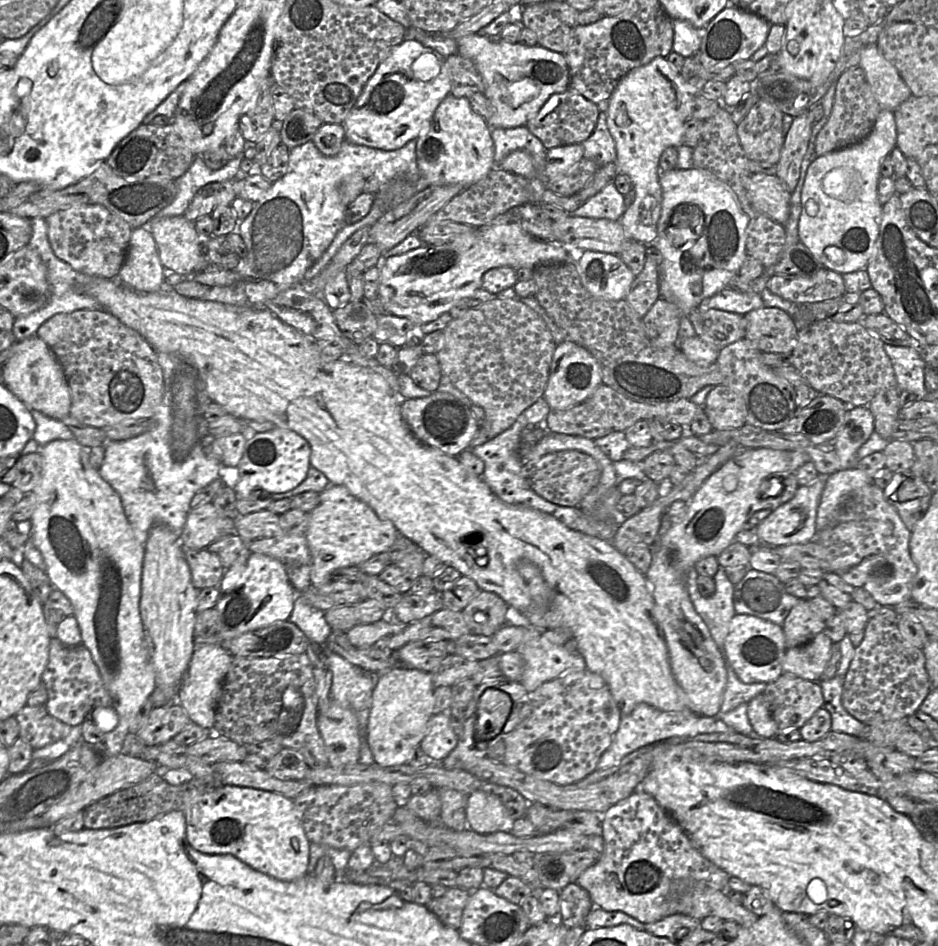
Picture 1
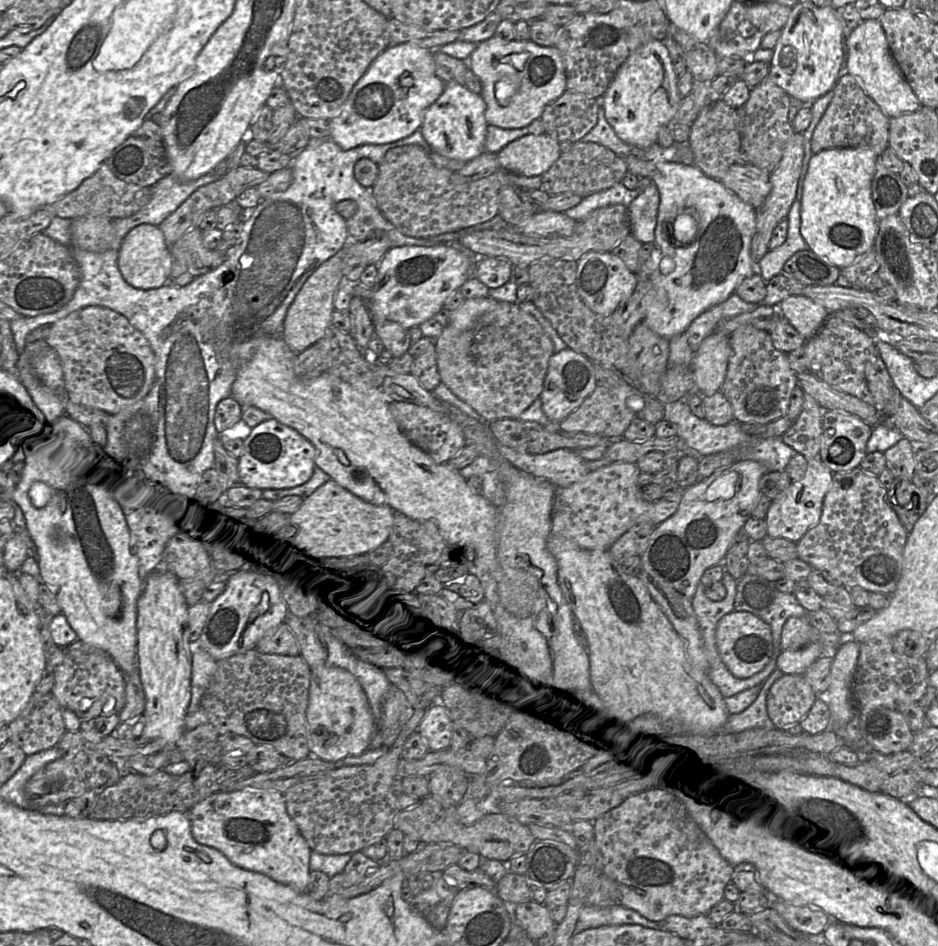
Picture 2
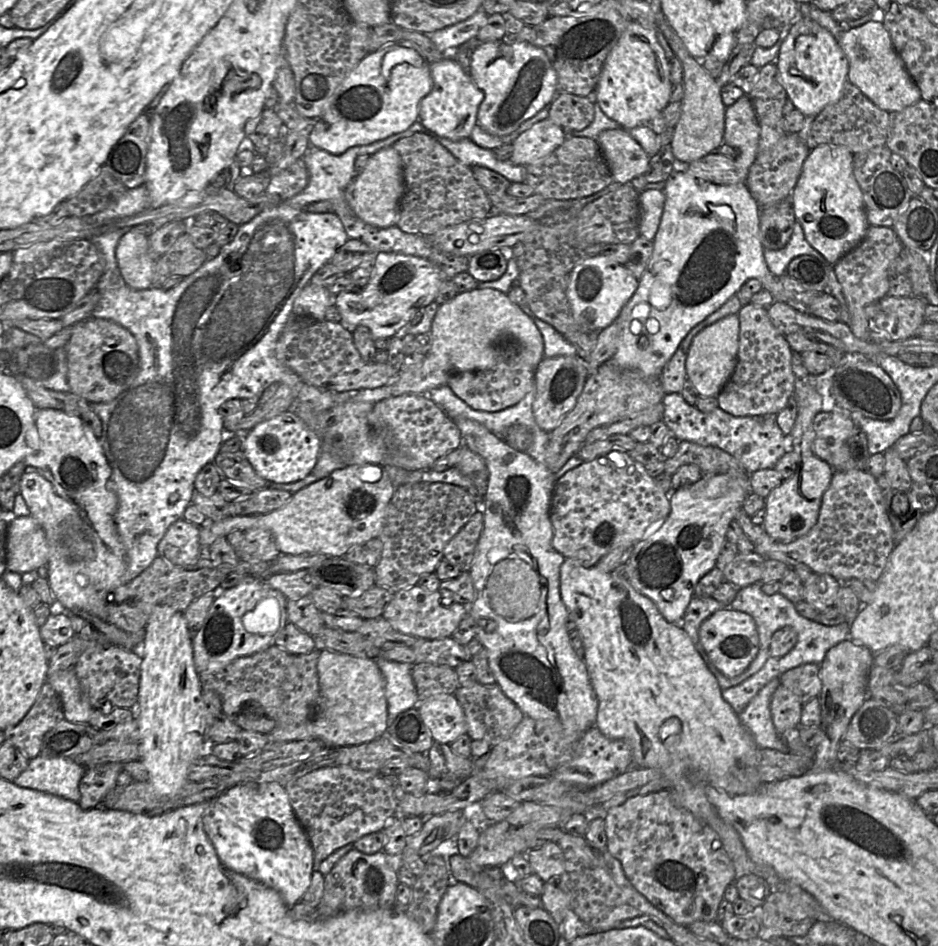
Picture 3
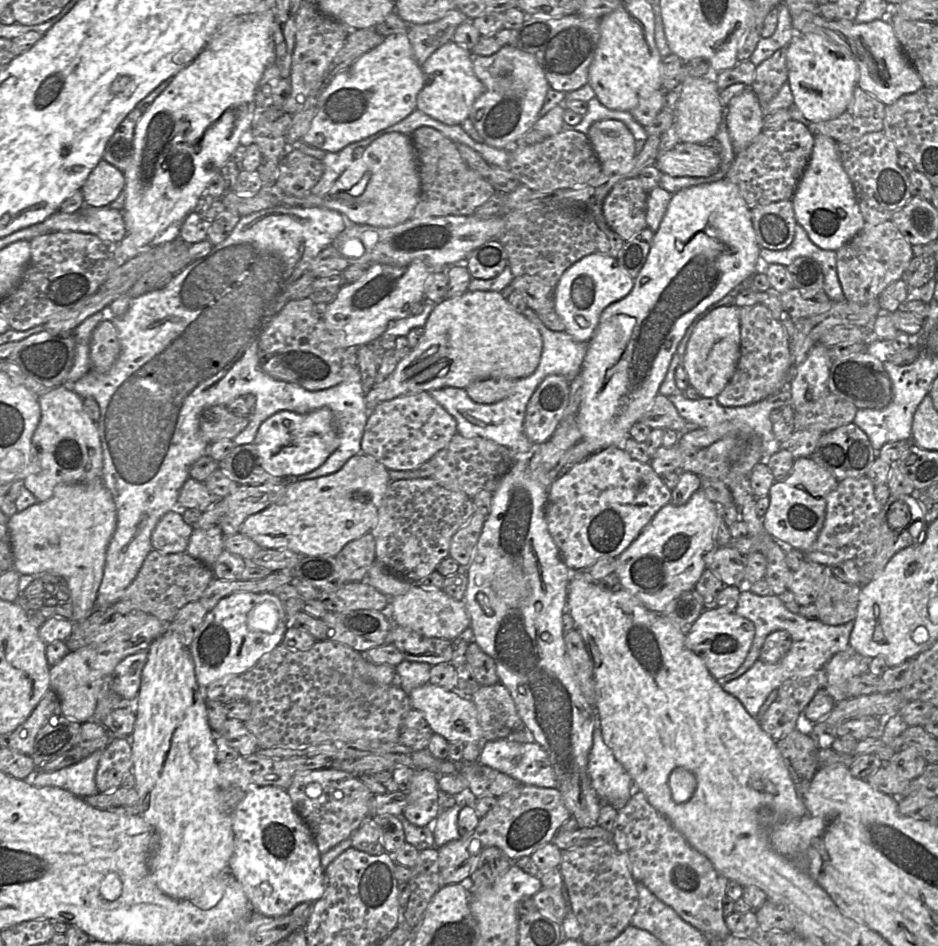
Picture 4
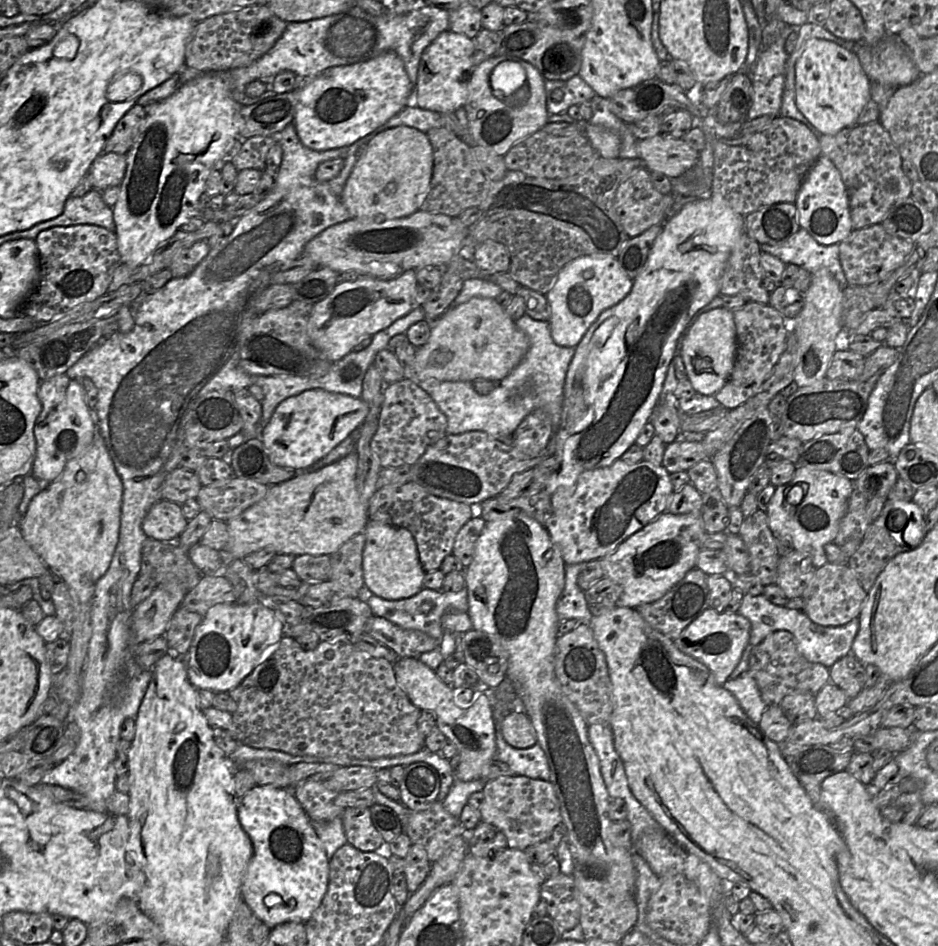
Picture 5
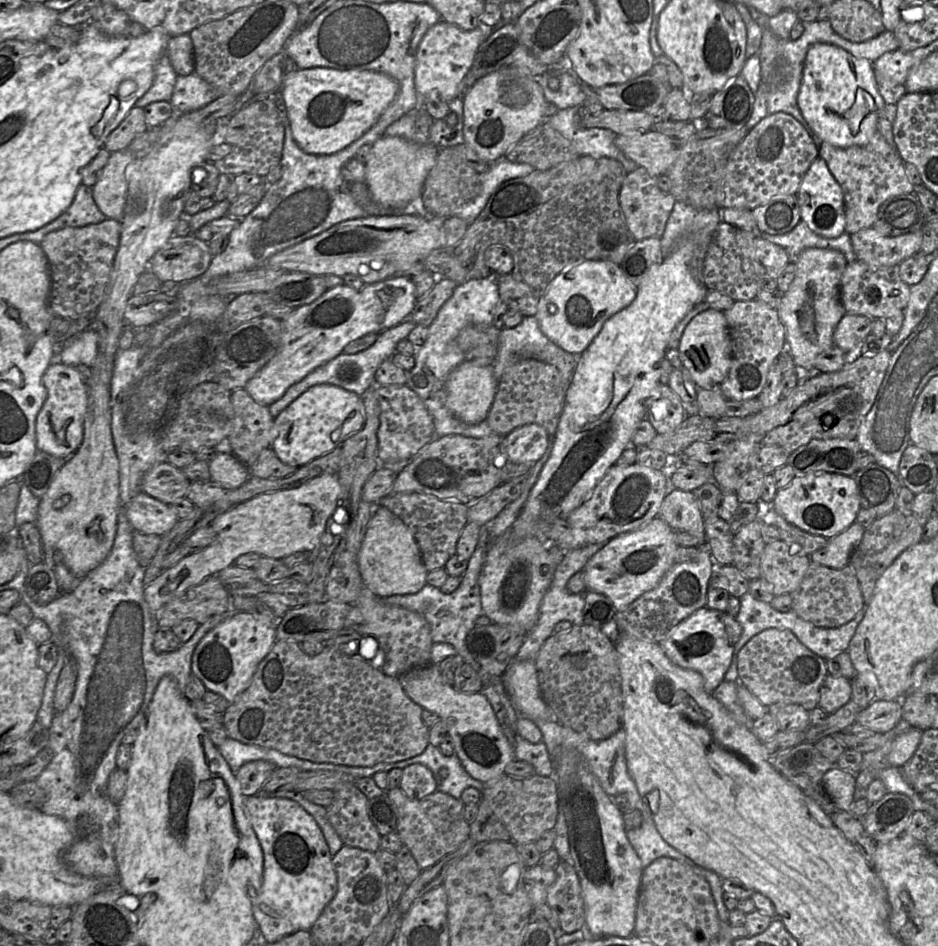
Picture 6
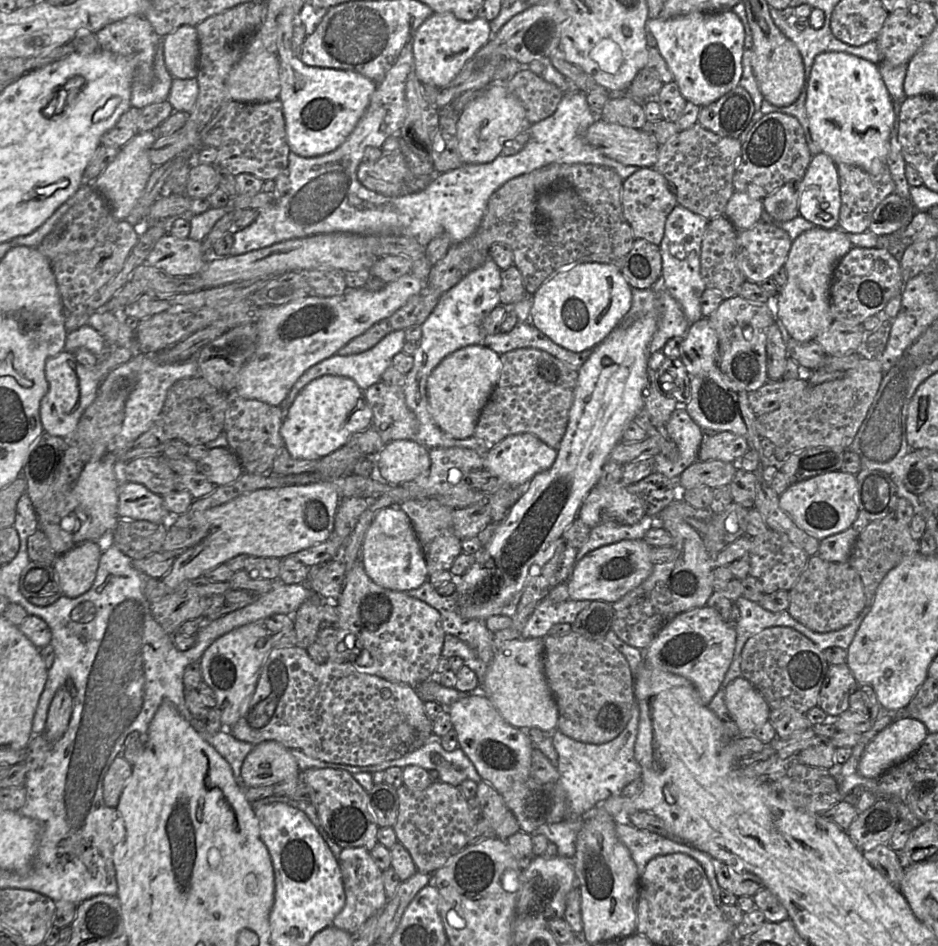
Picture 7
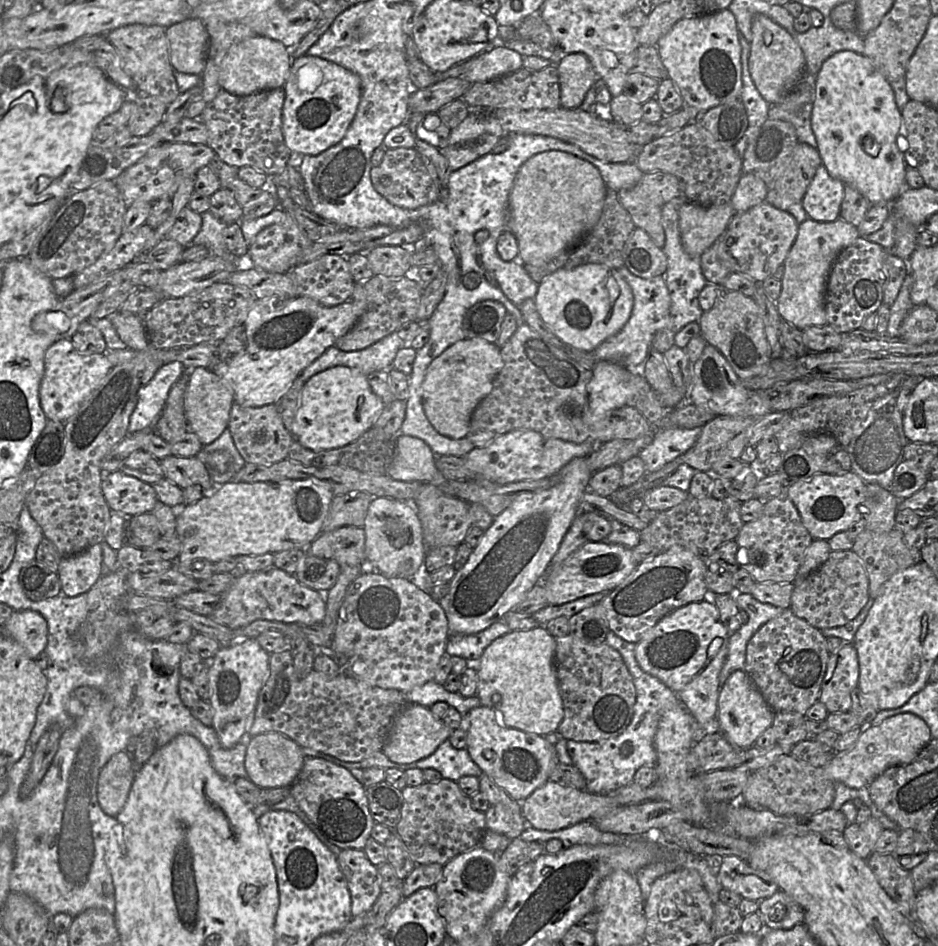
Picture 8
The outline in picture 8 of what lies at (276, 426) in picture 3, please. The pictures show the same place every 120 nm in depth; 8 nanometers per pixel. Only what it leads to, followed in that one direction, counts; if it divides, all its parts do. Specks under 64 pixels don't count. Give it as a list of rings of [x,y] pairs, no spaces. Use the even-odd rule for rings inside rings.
[[[334,366],[304,383],[293,423],[293,436],[312,451],[341,448],[369,430],[384,407],[382,400],[371,390],[367,376],[347,366]]]

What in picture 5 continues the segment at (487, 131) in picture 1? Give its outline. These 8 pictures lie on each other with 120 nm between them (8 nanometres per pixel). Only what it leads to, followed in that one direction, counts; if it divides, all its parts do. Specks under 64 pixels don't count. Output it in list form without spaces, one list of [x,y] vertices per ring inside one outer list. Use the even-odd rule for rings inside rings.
[[[449,29],[441,32],[423,51],[414,86],[413,101],[418,107],[440,114],[464,107],[473,67],[475,41]]]

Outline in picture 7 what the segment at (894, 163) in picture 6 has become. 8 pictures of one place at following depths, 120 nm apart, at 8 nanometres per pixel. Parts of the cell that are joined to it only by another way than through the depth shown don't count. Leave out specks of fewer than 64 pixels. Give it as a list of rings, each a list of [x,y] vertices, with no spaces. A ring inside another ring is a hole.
[[[836,163],[839,183],[841,206],[838,226],[847,233],[862,233],[868,230],[872,214],[878,204],[889,194],[894,193],[895,186],[890,170],[885,165],[879,174],[871,174],[866,170],[851,164]]]

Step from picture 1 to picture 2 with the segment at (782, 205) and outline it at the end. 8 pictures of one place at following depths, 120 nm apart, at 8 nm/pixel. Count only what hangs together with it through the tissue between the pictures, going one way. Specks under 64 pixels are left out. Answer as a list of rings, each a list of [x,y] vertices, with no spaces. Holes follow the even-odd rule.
[[[732,164],[719,181],[757,209],[770,191],[770,173],[754,165]]]

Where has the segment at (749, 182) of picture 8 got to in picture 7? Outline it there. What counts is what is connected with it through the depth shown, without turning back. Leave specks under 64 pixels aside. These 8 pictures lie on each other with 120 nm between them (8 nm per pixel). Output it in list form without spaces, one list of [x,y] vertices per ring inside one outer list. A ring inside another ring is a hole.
[[[734,191],[726,204],[724,215],[737,230],[744,230],[761,220],[762,206],[761,199]]]

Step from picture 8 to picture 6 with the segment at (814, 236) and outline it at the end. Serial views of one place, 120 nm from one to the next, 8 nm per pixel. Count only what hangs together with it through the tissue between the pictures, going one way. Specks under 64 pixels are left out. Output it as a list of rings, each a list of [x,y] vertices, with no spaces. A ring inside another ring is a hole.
[[[807,248],[791,261],[796,265],[795,277],[777,312],[785,328],[786,346],[795,367],[810,371],[815,369],[816,357],[834,346],[835,328],[846,314],[840,287],[847,261],[842,252],[823,248]]]

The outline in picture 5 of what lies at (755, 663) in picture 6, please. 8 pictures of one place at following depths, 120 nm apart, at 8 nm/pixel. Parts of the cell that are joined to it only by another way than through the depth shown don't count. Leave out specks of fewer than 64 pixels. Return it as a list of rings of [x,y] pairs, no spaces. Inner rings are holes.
[[[786,630],[770,633],[752,649],[748,670],[767,705],[779,704],[784,696],[792,693],[808,692],[815,695],[830,681],[829,668],[805,659],[797,649],[794,636]]]

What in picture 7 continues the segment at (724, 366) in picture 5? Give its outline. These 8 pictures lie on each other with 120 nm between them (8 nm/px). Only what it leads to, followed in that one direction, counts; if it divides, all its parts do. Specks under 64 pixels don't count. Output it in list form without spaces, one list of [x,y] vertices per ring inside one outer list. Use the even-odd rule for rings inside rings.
[[[707,317],[689,325],[680,358],[690,377],[718,365],[718,338]]]

